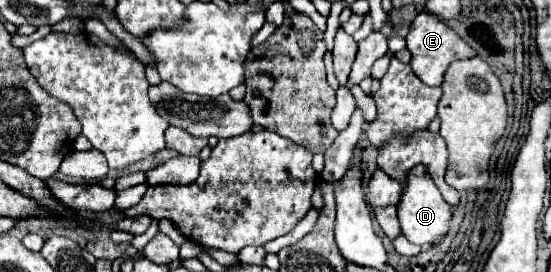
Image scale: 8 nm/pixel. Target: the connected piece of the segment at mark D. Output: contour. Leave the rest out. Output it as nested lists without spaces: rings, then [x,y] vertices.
[[[416,165],[404,181],[404,193],[398,203],[398,219],[404,235],[410,239],[410,243],[416,245],[440,245],[450,231],[452,207],[442,199],[424,165]]]

